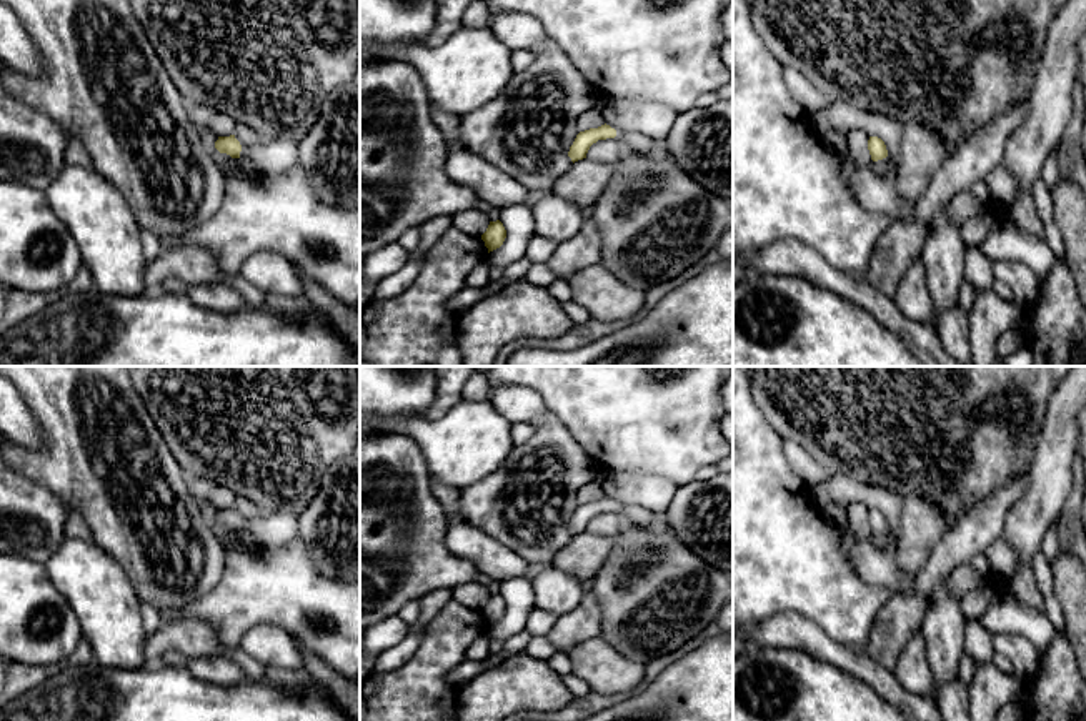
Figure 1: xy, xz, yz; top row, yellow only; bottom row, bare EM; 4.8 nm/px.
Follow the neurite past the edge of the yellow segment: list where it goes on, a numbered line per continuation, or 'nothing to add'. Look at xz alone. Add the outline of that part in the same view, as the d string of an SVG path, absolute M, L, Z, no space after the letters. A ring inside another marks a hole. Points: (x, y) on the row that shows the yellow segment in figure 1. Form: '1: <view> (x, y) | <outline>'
1: xz (627, 150) | M611 127L611 128L615 128L615 127ZM615 128L616 130L616 140L620 142L620 147L621 147L621 158L626 158L626 157L630 157L631 155L631 147L626 143L626 140L623 138L623 133L621 133L621 130L618 130L618 128Z

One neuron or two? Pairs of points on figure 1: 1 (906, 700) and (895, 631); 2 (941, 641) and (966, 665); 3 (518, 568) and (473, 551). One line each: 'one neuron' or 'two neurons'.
1: two neurons
2: two neurons
3: one neuron

